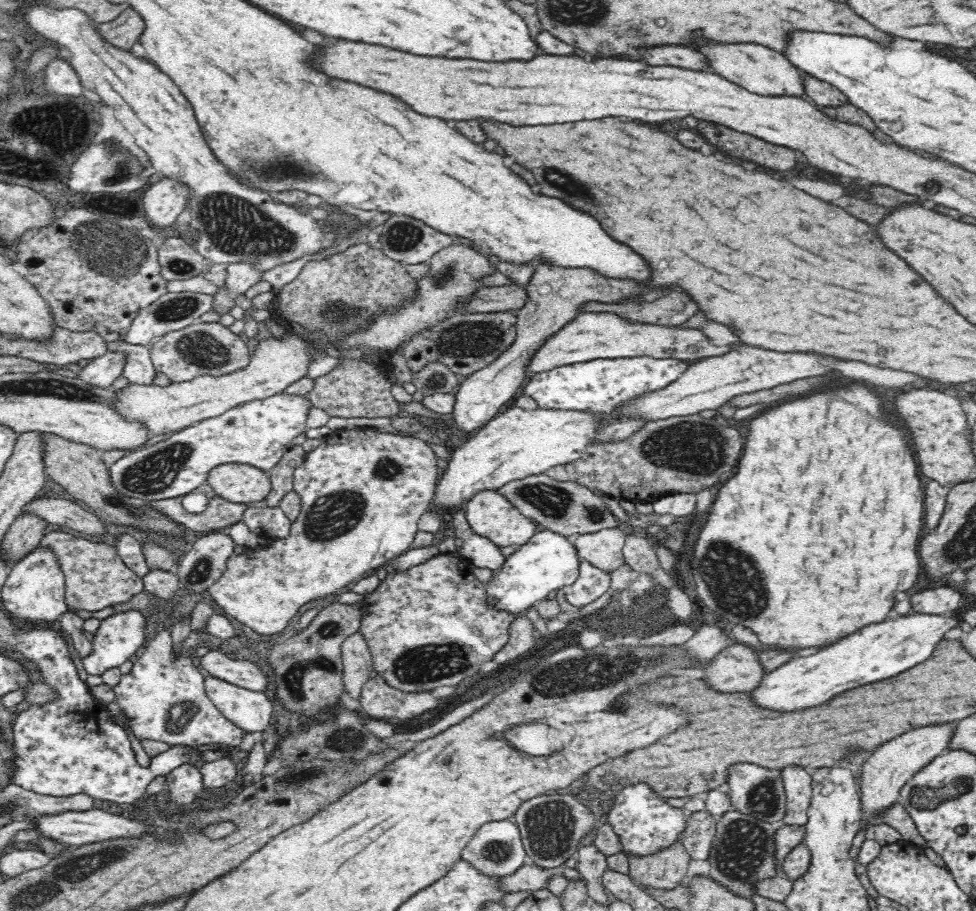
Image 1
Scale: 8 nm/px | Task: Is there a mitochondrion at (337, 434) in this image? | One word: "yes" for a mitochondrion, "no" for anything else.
no

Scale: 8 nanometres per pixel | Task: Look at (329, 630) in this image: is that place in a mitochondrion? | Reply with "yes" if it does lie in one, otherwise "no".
yes

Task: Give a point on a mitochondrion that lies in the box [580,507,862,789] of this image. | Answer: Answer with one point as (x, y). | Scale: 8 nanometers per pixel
(732, 580)

